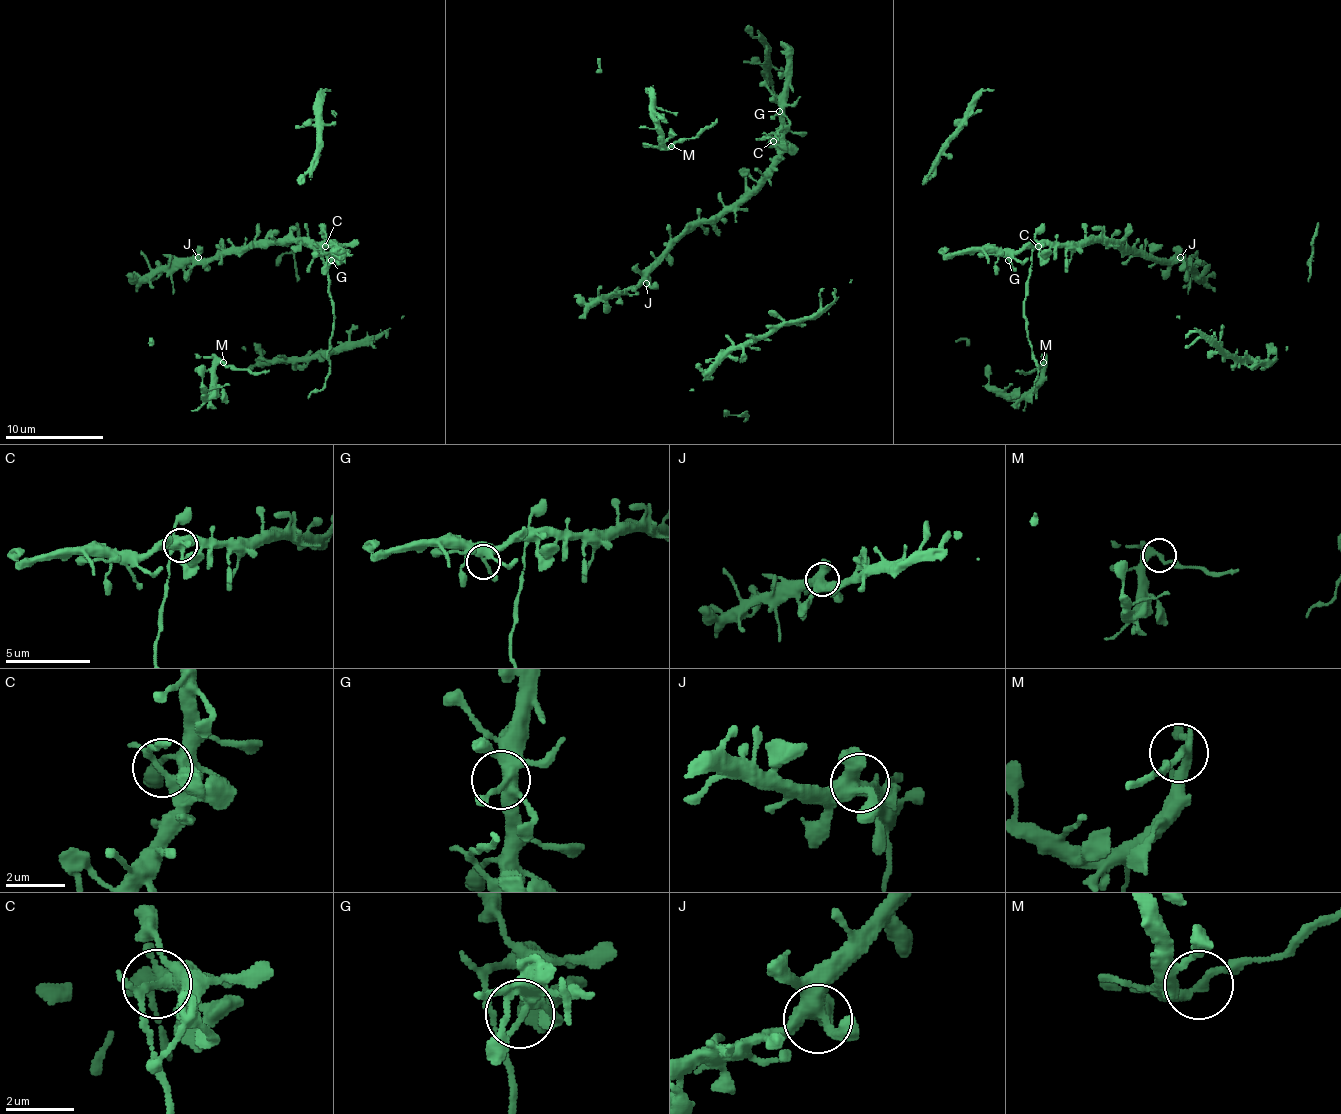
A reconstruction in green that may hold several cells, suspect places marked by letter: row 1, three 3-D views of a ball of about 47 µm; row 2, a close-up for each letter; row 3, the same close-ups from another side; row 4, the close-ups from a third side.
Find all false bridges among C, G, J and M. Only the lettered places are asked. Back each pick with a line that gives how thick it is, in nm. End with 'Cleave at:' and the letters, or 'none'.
C: 280 nm thick
M: 240 nm thick
Cleave at: C, M

